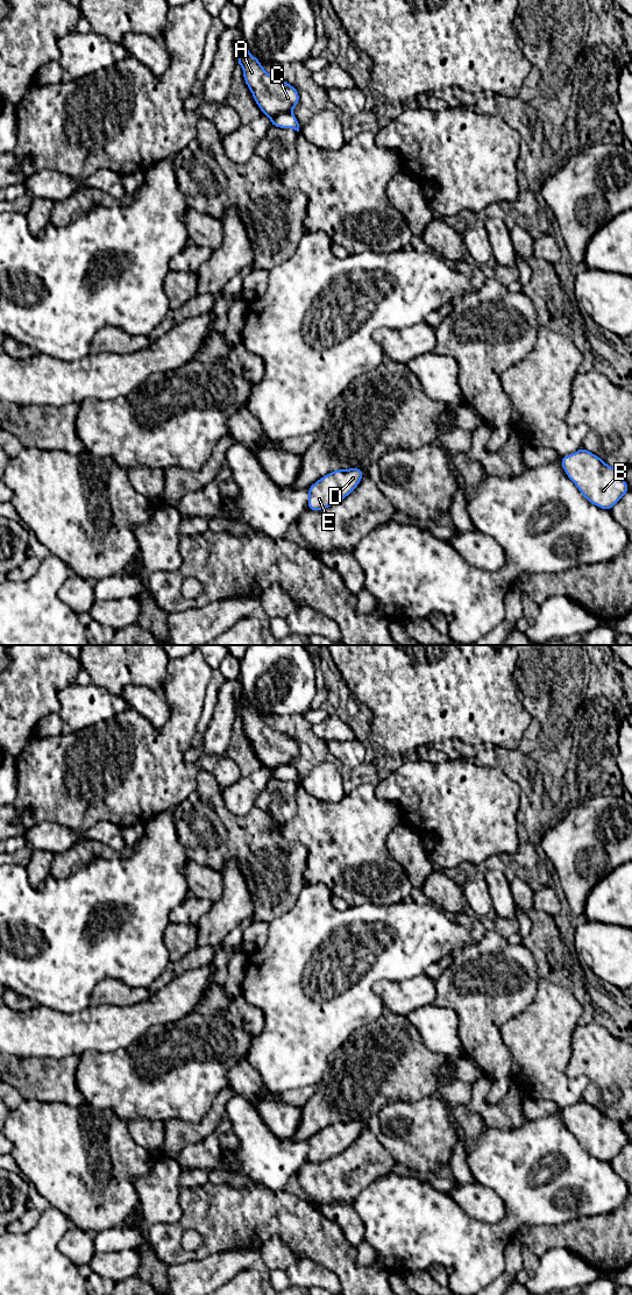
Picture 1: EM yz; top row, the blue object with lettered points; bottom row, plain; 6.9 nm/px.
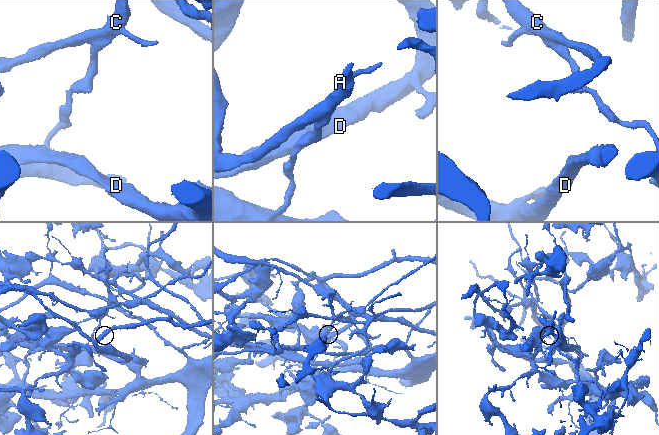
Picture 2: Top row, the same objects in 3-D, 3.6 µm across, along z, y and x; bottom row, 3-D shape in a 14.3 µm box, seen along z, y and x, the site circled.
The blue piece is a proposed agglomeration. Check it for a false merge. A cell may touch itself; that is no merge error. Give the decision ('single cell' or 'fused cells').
fused cells

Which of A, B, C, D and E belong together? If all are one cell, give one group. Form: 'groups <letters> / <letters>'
groups A C D E / B

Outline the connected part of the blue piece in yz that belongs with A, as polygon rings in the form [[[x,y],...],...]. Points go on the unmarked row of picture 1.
[[[247,699],[239,701],[237,717],[243,720],[243,731],[254,748],[255,755],[264,767],[274,770],[282,765],[289,765],[299,756],[298,742],[285,733],[269,727],[261,717],[260,712],[254,709]]]

